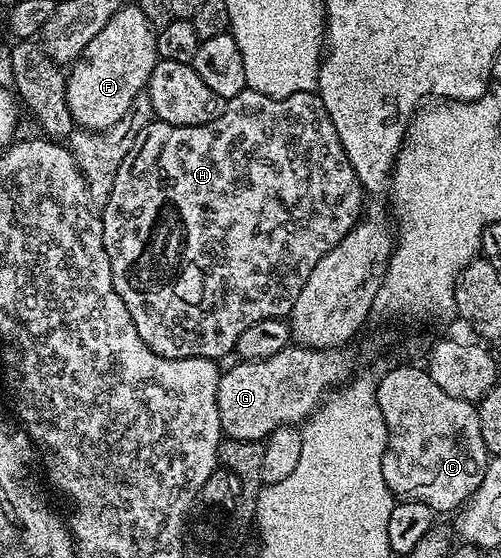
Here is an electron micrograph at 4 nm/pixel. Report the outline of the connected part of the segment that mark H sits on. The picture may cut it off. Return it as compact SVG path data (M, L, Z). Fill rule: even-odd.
M246 87L239 95L224 102L221 114L216 119L202 125L172 125L166 121L150 120L145 129L139 131L135 147L131 147L127 159L119 163L115 187L111 187L111 195L99 216L103 227L103 243L111 259L115 291L127 307L135 323L135 331L139 331L139 339L143 339L143 343L147 343L155 355L167 359L217 359L236 350L239 335L243 335L251 323L276 317L288 318L291 307L295 307L295 299L299 299L299 291L303 291L303 283L307 283L311 271L315 271L315 263L319 263L319 259L323 259L323 255L327 255L327 251L338 245L362 220L361 208L365 200L366 191L343 151L343 143L335 131L335 123L331 123L331 115L327 115L316 92L268 97Z

